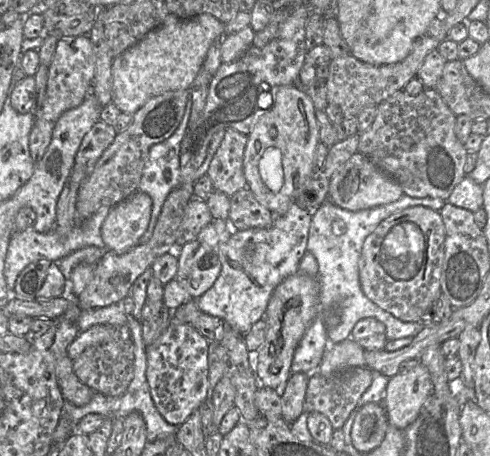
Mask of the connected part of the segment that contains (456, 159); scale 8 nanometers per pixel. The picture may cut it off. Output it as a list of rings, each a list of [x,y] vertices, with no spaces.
[[[435,89],[411,96],[397,91],[378,104],[371,126],[359,134],[358,152],[394,178],[405,195],[446,201],[466,176],[467,150],[455,134],[456,115]]]

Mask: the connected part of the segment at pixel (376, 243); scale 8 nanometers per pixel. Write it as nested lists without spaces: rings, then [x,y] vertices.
[[[413,206],[397,211],[365,238],[359,261],[359,281],[366,297],[403,322],[419,322],[441,293],[445,227],[438,211]]]

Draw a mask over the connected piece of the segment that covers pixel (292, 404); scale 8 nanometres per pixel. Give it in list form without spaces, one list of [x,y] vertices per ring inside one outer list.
[[[292,373],[285,387],[281,391],[277,391],[281,395],[282,418],[290,425],[304,411],[307,383],[307,374]]]

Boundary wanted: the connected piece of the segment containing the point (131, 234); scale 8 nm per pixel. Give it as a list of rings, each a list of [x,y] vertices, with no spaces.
[[[139,190],[111,207],[101,226],[105,248],[122,254],[139,244],[149,225],[151,211],[151,197]]]

